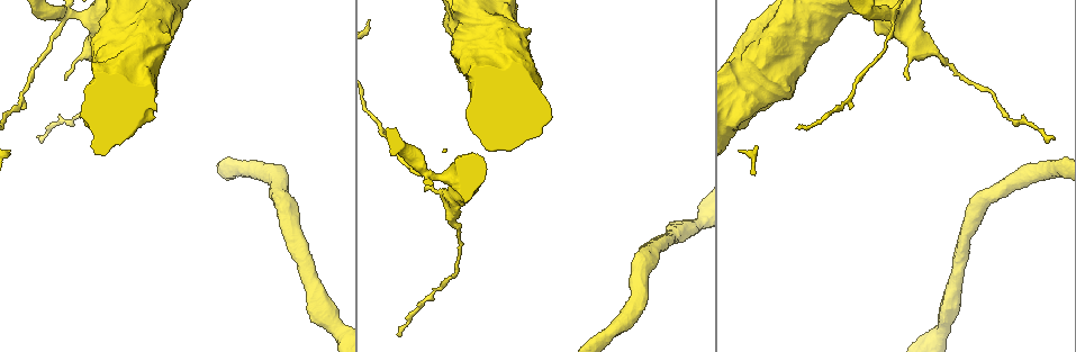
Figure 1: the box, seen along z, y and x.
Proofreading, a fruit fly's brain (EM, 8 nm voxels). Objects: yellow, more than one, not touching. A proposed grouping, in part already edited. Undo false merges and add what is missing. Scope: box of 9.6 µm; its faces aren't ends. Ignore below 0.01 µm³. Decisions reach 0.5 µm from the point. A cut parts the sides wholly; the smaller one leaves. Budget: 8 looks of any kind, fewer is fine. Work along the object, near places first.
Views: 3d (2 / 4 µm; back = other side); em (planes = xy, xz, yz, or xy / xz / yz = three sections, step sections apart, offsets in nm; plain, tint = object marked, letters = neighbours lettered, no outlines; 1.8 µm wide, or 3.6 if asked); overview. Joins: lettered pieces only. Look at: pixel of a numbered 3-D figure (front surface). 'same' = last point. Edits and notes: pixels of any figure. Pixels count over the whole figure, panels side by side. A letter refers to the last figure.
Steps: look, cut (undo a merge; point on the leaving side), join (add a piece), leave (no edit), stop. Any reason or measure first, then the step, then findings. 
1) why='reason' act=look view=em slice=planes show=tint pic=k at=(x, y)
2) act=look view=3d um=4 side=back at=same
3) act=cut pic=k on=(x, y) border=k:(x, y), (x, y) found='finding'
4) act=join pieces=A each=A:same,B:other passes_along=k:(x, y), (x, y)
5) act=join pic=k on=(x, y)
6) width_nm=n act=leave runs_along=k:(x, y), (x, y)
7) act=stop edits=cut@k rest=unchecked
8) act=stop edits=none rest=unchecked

why='touches itself' act=look view=em um=3.6 slice=yz step=8 show=letters pic=1 at=(148, 40)

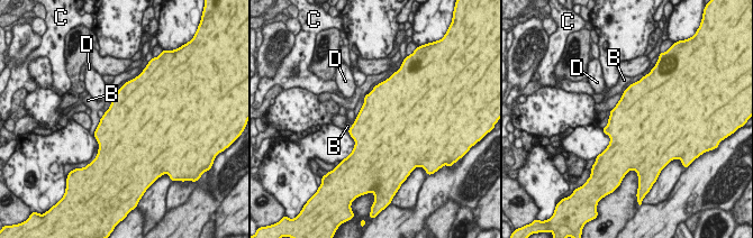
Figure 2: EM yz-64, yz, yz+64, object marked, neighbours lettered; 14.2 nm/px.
act=look view=em um=3.6 slice=planes show=letters at=same

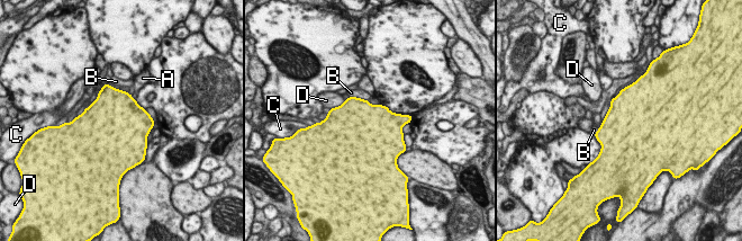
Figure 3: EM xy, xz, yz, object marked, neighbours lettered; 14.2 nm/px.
act=leave each=A:other,B:other,C:other,D:other border=3:(130, 95), (135, 99) found='continuous, no second neuron'

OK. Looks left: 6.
why='thin end' act=look view=3d um=4 pic=1 at=(424, 191)

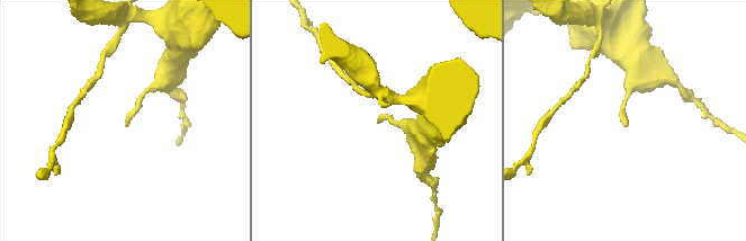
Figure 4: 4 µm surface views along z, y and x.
act=look view=em slice=planes show=letters pic=4 at=(380, 120)

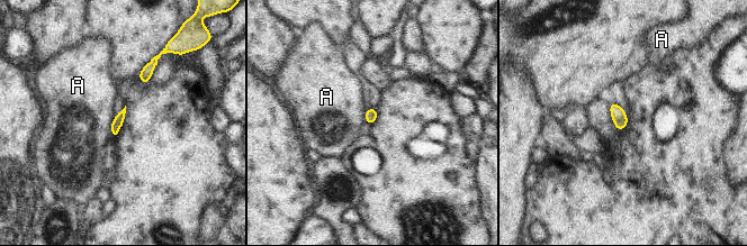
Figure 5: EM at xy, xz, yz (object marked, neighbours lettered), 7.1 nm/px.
width_nm=80 act=leave each=A:other border=5:(115, 112), (111, 124), (113, 134) found='none of them fits'

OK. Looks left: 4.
why='an open end' act=look view=3d um=2 side=back pic=1 at=(36, 137)

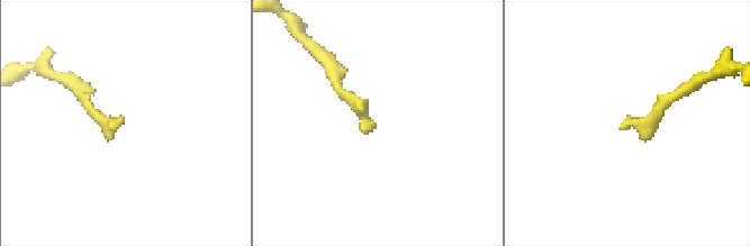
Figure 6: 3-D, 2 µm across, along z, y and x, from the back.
act=look view=em slice=yz step=16 show=letters pic=6 at=(115, 127)

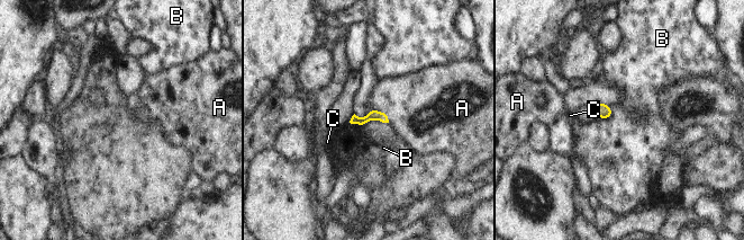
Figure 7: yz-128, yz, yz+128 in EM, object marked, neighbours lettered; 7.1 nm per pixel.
longest_contact=A:170nm act=leave each=A:other,B:other,C:other border=7:(613, 109), (609, 117), (597, 118) found='no lettered piece goes on from it'

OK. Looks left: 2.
act=stop edits=none rest=unchecked

